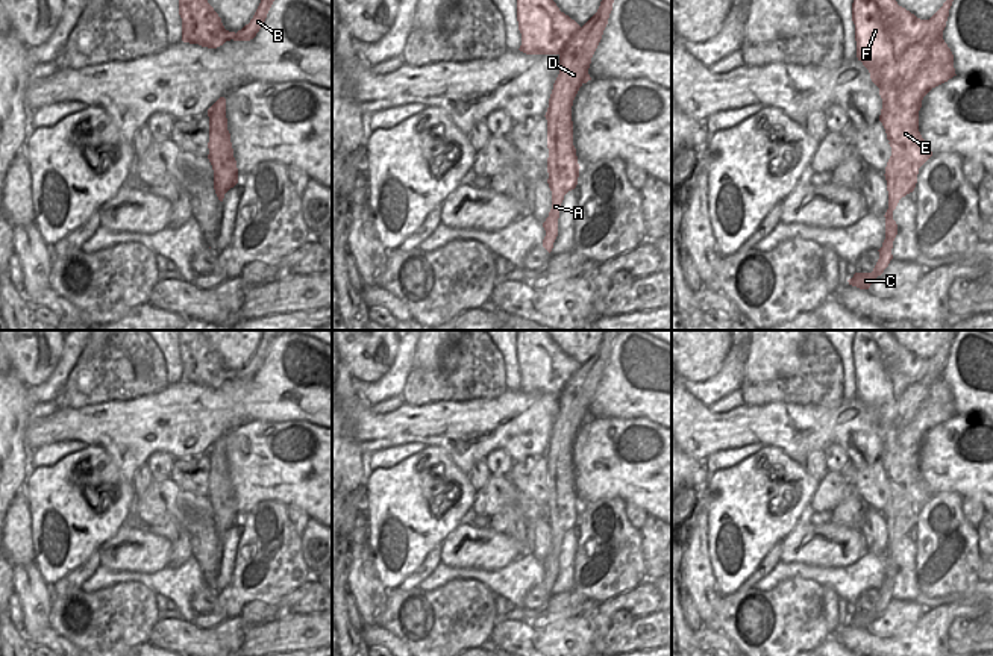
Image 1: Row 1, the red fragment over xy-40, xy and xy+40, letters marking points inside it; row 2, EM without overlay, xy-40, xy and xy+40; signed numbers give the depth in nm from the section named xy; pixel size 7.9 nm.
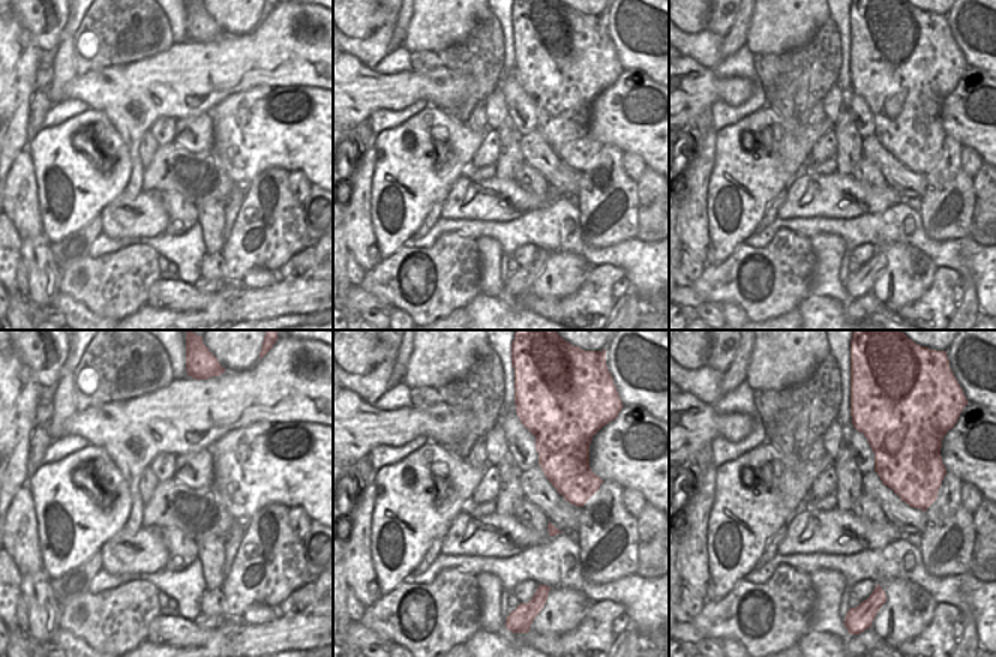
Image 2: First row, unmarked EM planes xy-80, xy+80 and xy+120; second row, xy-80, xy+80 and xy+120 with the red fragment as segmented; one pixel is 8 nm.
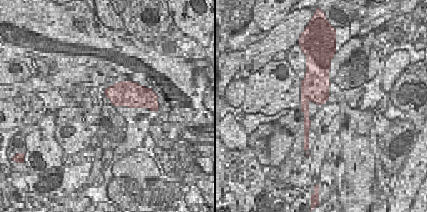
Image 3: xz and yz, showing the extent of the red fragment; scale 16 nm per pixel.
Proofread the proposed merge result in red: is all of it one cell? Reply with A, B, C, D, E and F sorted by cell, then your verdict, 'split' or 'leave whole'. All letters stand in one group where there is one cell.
A B C D / E F | split

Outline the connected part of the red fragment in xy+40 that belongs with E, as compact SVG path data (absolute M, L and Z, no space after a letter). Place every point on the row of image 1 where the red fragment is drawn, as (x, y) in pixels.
M854 0L857 58L879 88L887 139L902 145L920 168L932 152L919 132L923 97L955 74L954 55L944 39L934 44L917 79L902 98L894 91L901 58L928 33L929 20L920 20L896 0Z

